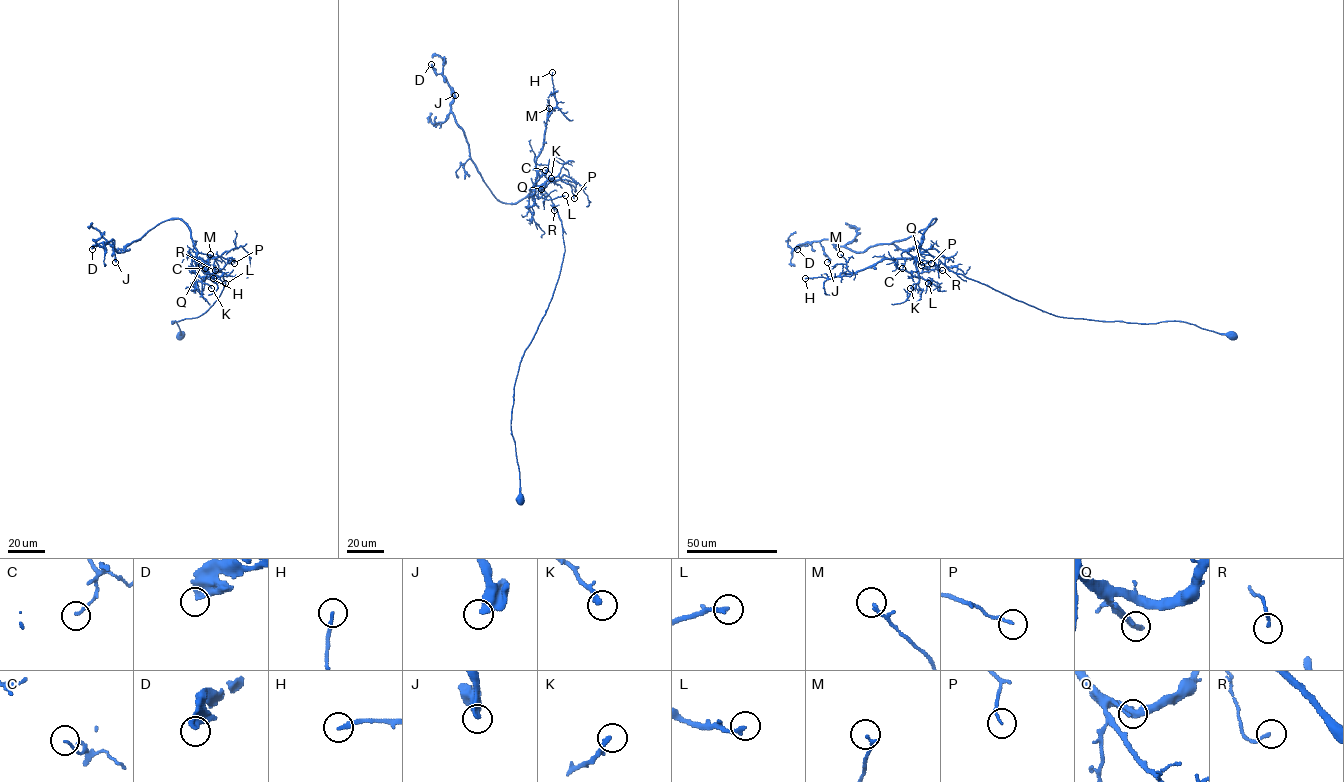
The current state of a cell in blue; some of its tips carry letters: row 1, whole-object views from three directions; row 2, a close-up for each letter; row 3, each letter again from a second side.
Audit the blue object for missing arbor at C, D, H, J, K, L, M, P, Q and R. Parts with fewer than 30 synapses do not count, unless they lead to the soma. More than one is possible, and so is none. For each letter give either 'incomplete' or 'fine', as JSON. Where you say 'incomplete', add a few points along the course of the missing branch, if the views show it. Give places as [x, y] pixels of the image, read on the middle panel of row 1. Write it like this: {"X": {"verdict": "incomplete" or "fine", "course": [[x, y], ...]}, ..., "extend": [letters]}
{"C": {"verdict": "fine"}, "D": {"verdict": "fine"}, "H": {"verdict": "fine"}, "J": {"verdict": "fine"}, "K": {"verdict": "fine"}, "L": {"verdict": "fine"}, "M": {"verdict": "fine"}, "P": {"verdict": "fine"}, "Q": {"verdict": "fine"}, "R": {"verdict": "fine"}, "extend": []}

